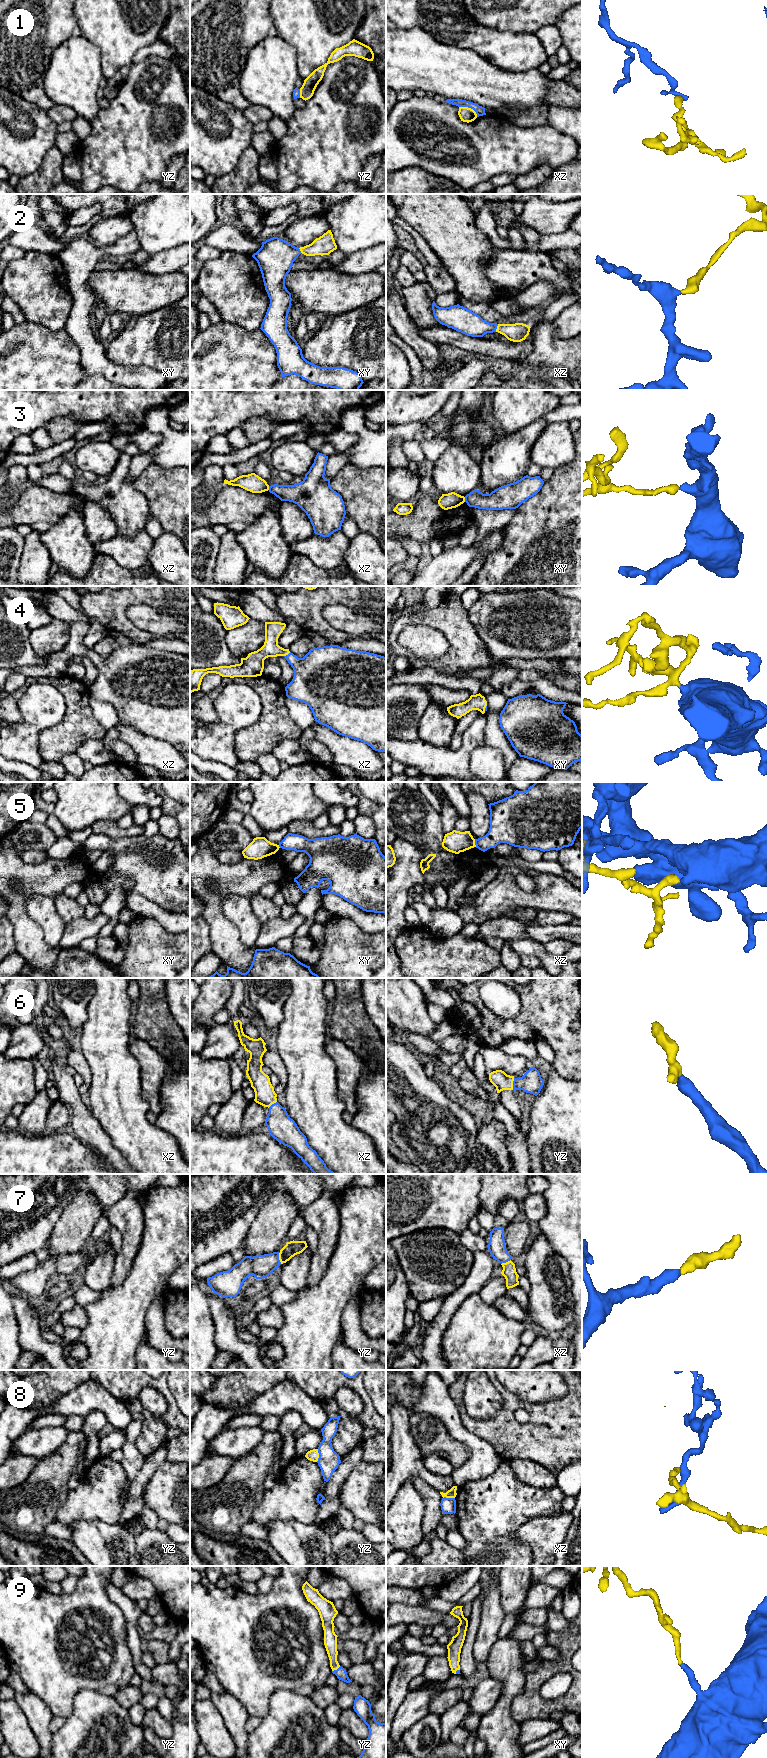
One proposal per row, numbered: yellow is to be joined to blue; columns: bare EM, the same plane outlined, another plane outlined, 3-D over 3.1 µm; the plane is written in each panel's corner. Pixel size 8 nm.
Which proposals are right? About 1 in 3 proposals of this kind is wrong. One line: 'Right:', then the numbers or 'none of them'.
Right: 2, 4, 6, 7, 9

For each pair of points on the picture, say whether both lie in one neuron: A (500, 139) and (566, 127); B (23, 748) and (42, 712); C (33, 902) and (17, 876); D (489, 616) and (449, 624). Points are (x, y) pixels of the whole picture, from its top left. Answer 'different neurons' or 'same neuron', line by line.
A: different neurons
B: same neuron
C: different neurons
D: different neurons

